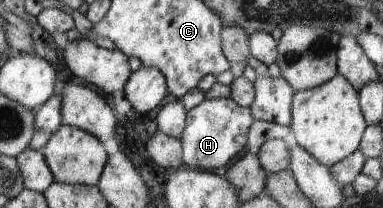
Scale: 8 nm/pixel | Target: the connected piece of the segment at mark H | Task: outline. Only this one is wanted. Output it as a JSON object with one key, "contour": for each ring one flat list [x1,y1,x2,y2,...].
{"contour":[[231,96,225,98,221,97,220,99,205,99,195,108,188,110,186,114,186,125,179,138,182,142,183,167,208,171,217,170,217,168,225,168,227,164,231,164,231,162,239,156,239,152,245,148,249,126,255,122,255,117,251,116,251,111,251,108,238,105]]}

